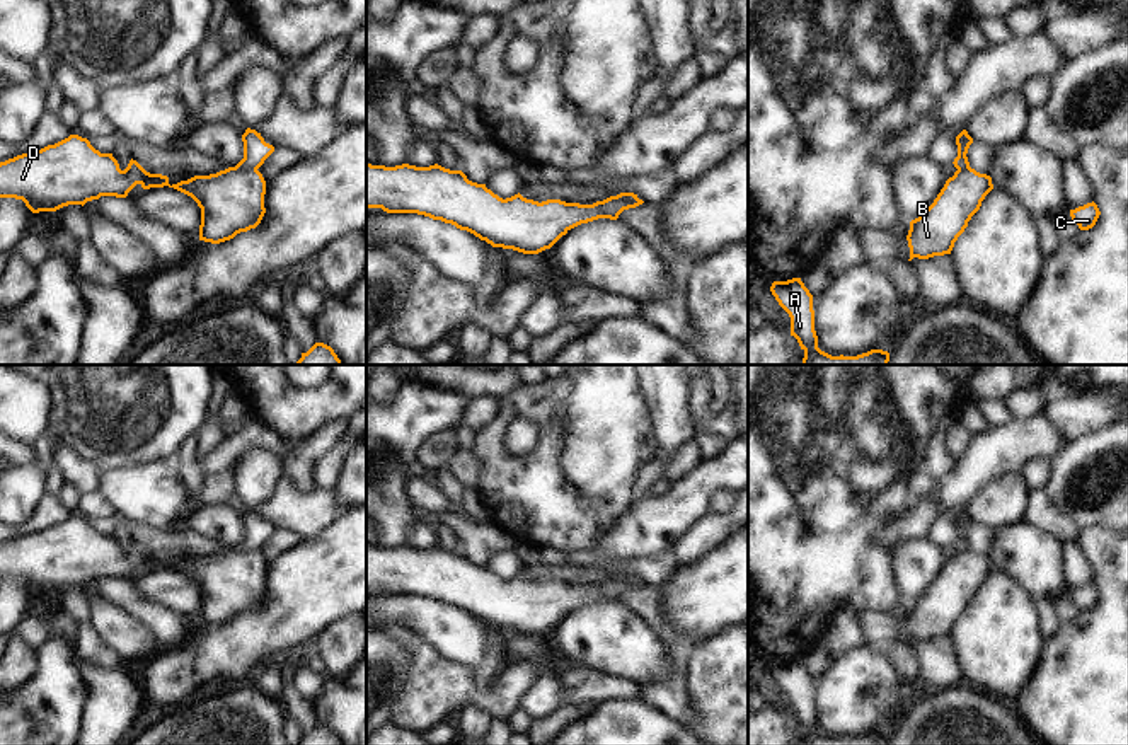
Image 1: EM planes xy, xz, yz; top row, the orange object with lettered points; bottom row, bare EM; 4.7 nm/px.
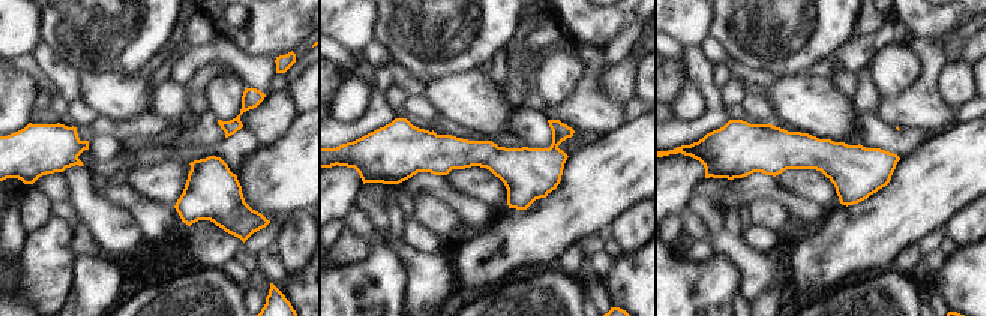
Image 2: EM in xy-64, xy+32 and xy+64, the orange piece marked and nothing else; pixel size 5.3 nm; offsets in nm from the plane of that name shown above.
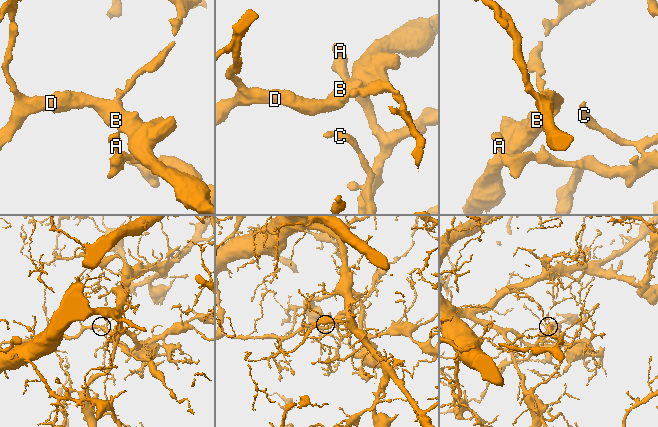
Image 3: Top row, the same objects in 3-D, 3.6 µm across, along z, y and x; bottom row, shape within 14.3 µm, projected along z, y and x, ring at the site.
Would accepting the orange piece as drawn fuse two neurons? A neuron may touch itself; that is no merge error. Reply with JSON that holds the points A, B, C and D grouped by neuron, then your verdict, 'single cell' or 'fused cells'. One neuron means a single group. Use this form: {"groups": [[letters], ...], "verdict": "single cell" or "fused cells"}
{"groups": [["A", "C"], ["B", "D"]], "verdict": "fused cells"}

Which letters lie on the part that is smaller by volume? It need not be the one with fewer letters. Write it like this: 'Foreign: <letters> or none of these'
Foreign: B, D.

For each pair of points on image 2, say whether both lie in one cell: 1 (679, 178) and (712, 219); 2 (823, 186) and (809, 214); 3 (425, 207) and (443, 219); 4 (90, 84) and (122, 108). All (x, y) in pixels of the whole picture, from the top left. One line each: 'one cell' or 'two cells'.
1: two cells
2: two cells
3: one cell
4: one cell

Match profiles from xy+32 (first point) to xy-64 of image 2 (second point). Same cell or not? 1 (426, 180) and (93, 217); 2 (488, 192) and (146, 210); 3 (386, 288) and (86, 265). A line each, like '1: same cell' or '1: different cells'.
1: different cells
2: different cells
3: different cells

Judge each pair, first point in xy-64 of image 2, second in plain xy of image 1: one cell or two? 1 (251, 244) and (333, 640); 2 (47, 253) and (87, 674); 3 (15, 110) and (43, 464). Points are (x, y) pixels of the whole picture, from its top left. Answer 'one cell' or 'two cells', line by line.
1: two cells
2: two cells
3: one cell

